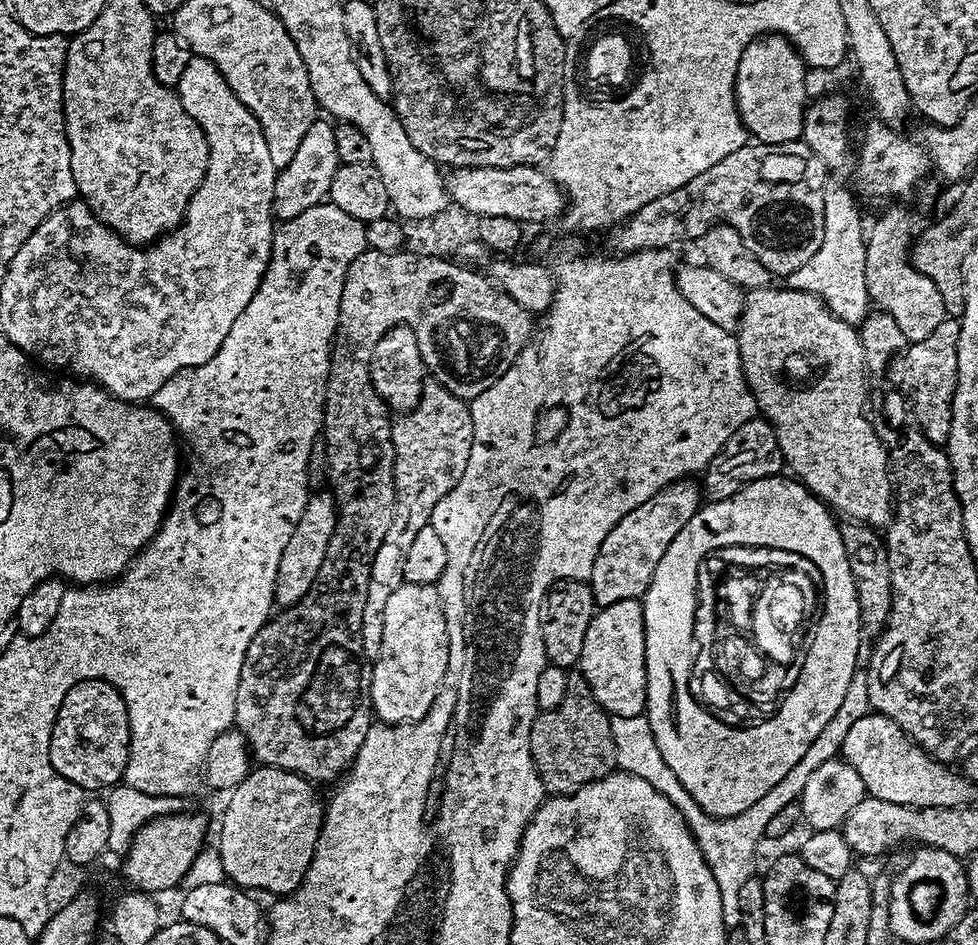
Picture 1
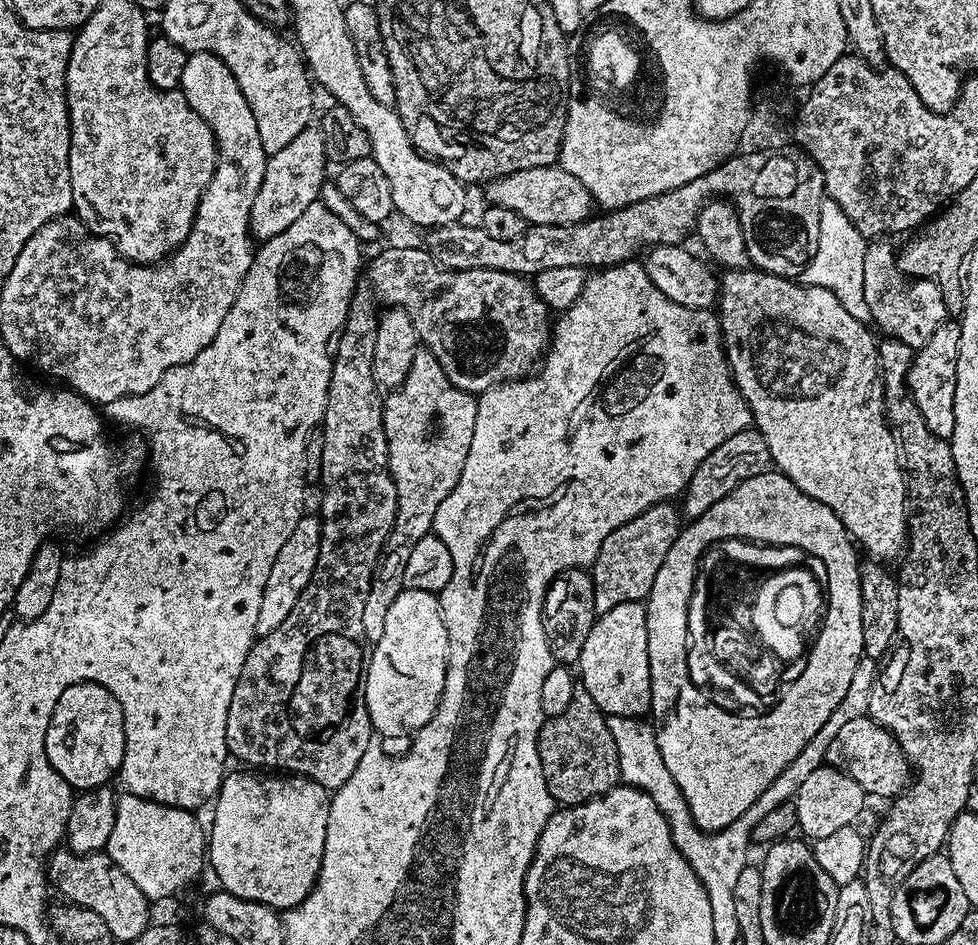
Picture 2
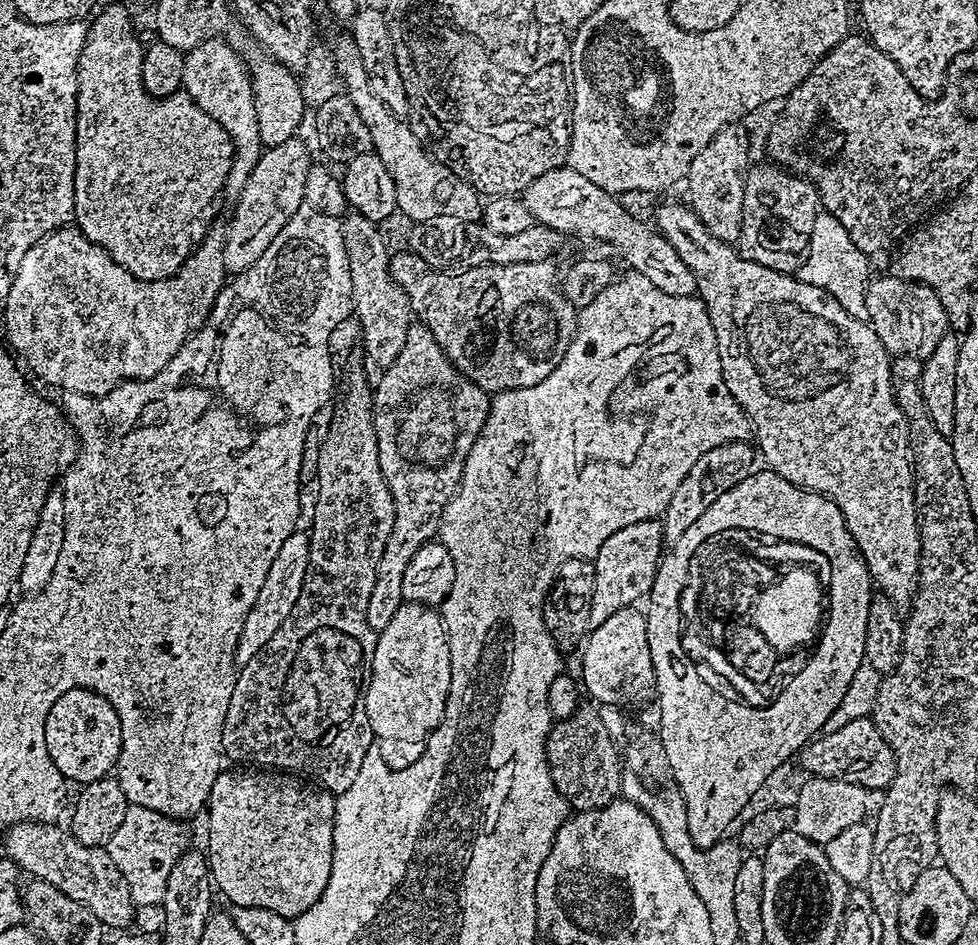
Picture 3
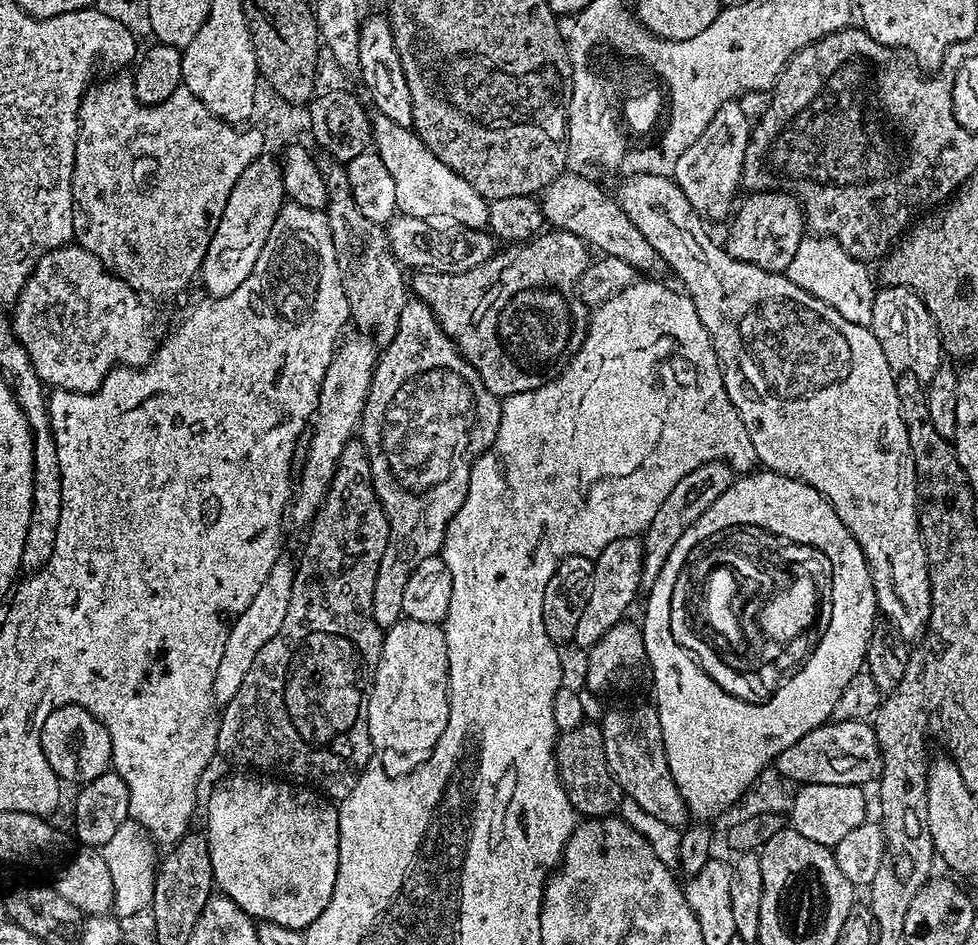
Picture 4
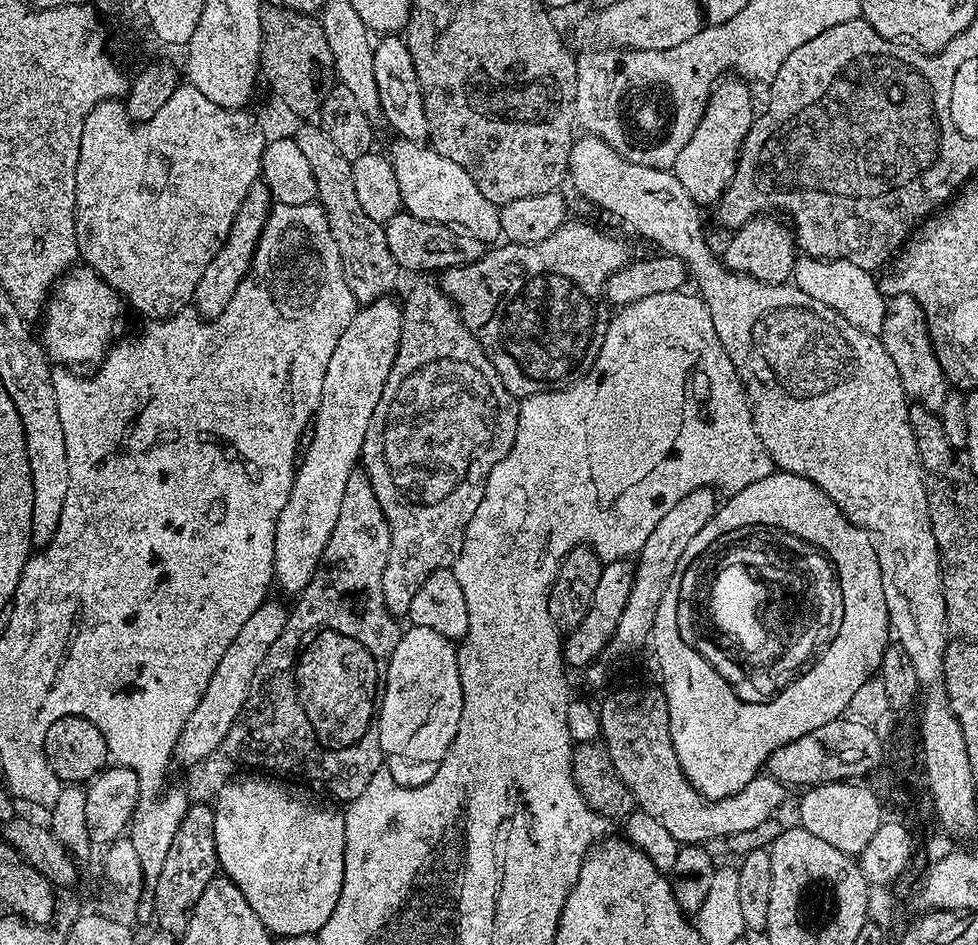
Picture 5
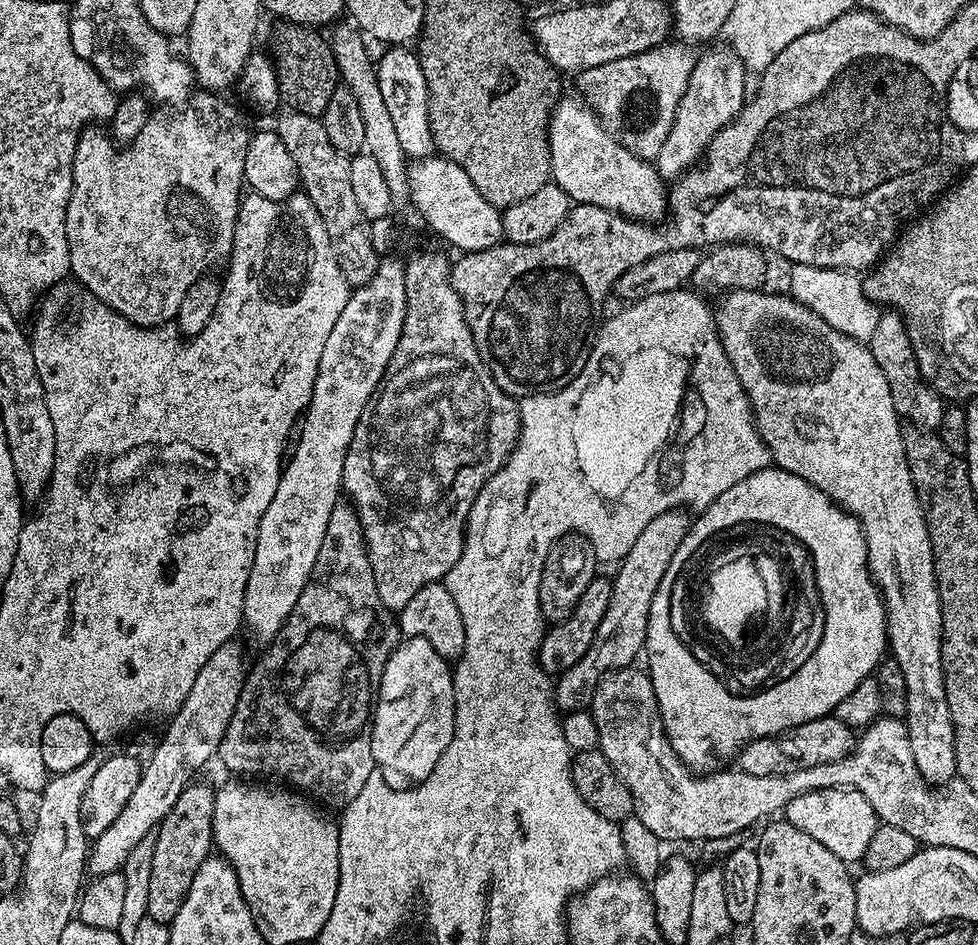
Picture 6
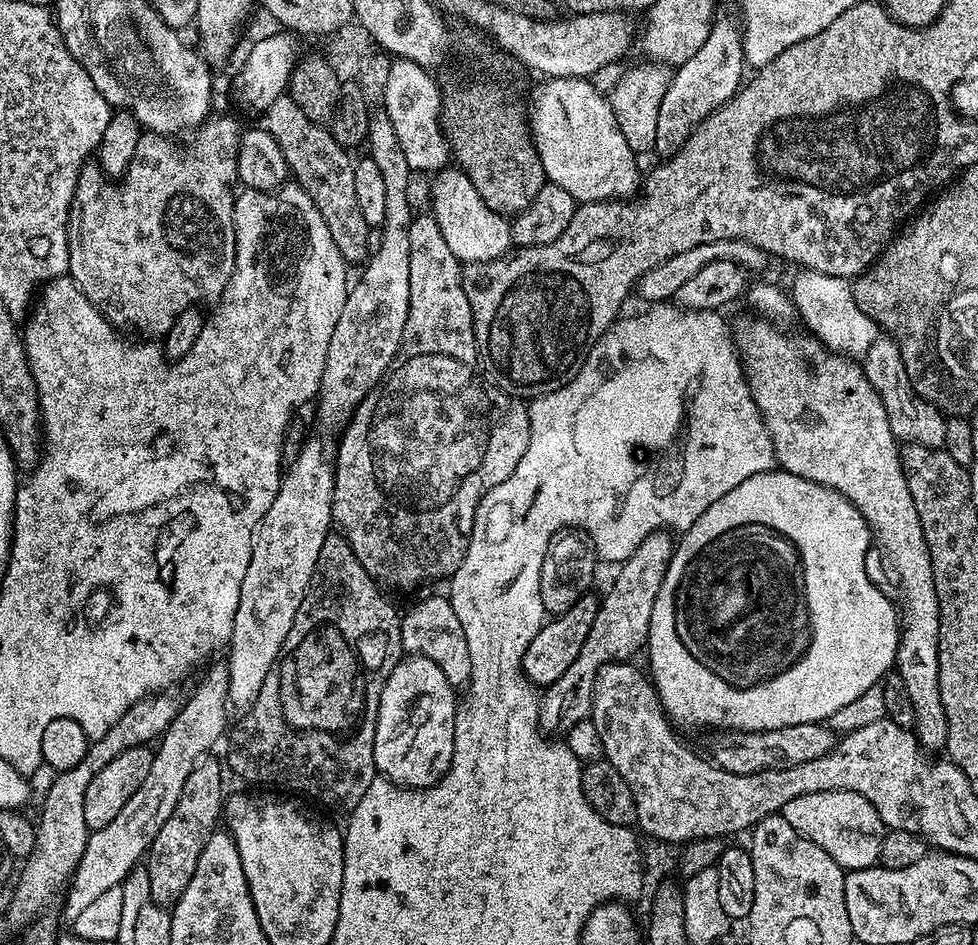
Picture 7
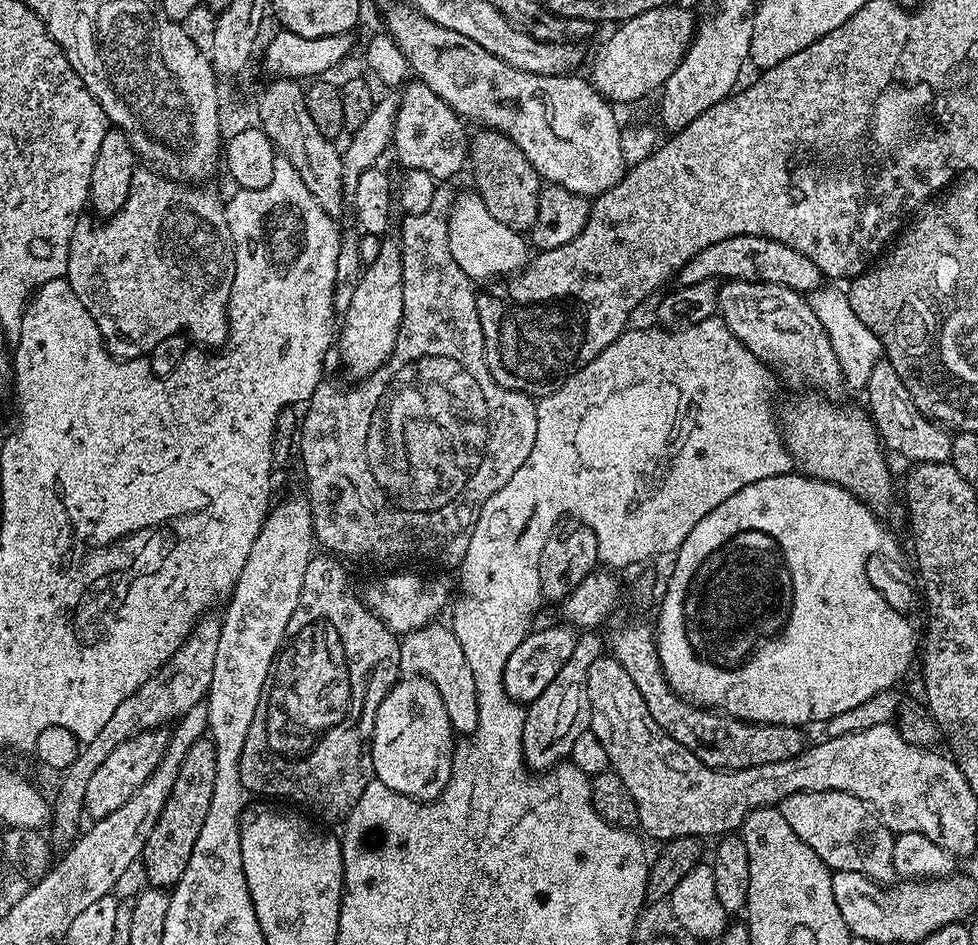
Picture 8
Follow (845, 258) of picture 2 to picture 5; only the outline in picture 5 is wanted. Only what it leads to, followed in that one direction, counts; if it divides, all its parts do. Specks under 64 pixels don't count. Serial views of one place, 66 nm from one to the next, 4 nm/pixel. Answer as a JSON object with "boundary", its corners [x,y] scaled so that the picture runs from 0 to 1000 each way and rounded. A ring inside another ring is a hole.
{"boundary":[[[820,271],[811,276],[808,294],[814,305],[840,320],[875,347],[891,352],[900,347],[906,320],[889,285],[864,275],[836,275]]]}

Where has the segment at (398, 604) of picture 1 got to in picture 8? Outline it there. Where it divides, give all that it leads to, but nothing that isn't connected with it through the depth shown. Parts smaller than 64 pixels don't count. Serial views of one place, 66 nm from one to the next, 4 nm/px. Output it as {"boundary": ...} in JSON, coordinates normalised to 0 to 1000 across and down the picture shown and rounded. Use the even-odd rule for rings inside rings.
{"boundary":[[[434,716],[408,719],[383,757],[380,815],[383,824],[423,847],[446,847],[462,821],[466,775],[447,727]]]}

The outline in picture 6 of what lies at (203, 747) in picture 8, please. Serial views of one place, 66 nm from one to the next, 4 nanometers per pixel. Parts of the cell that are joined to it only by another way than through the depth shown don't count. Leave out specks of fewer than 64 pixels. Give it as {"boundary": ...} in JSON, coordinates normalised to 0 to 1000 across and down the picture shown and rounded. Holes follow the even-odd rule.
{"boundary":[[[197,828],[186,836],[182,849],[174,857],[174,861],[168,867],[166,875],[163,877],[164,890],[157,893],[155,904],[155,916],[153,919],[153,950],[151,951],[151,969],[162,977],[175,979],[176,974],[182,967],[190,946],[194,942],[194,933],[198,933],[198,925],[207,916],[207,912],[213,909],[219,897],[217,887],[217,867],[219,866],[219,844],[220,837],[209,830]]]}

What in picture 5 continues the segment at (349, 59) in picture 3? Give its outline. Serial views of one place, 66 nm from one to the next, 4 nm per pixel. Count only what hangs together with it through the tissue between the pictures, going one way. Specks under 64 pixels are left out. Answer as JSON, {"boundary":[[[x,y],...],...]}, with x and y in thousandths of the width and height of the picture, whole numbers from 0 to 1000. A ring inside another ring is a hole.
{"boundary":[[[408,146],[402,149],[399,168],[403,188],[407,188],[409,214],[421,229],[443,233],[445,237],[461,237],[496,256],[512,253],[510,219],[495,208],[493,201],[485,197],[485,188],[468,171],[452,167],[434,150]]]}

